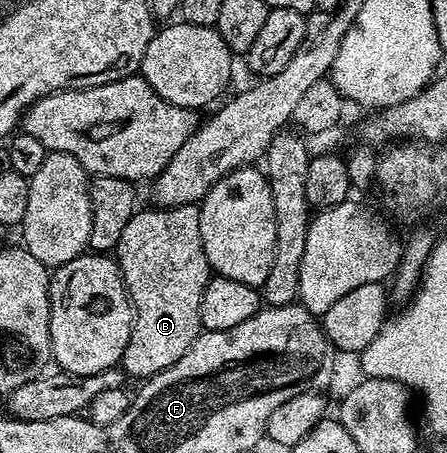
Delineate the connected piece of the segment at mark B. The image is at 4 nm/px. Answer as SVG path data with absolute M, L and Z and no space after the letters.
M169 205L167 207L141 208L126 223L114 250L116 262L120 264L120 274L128 289L128 299L132 302L132 334L126 351L122 369L129 378L147 379L155 373L166 371L200 336L200 304L202 291L206 287L210 270L206 251L202 247L200 234L200 211L196 205Z

